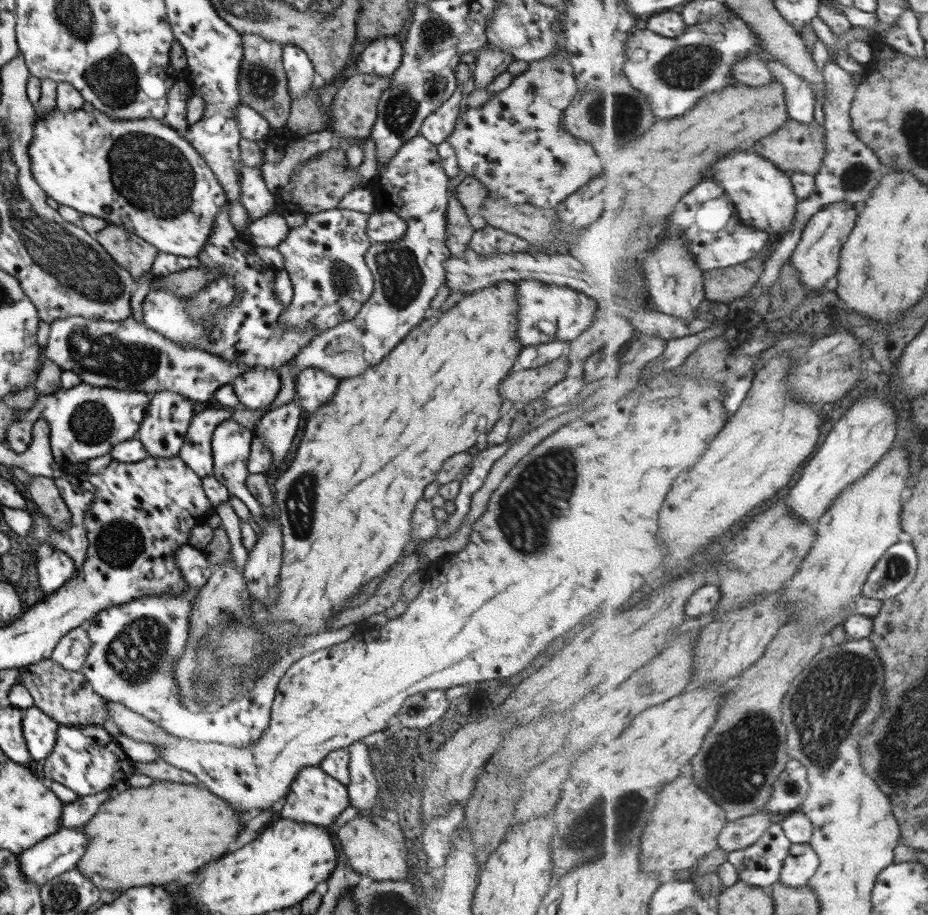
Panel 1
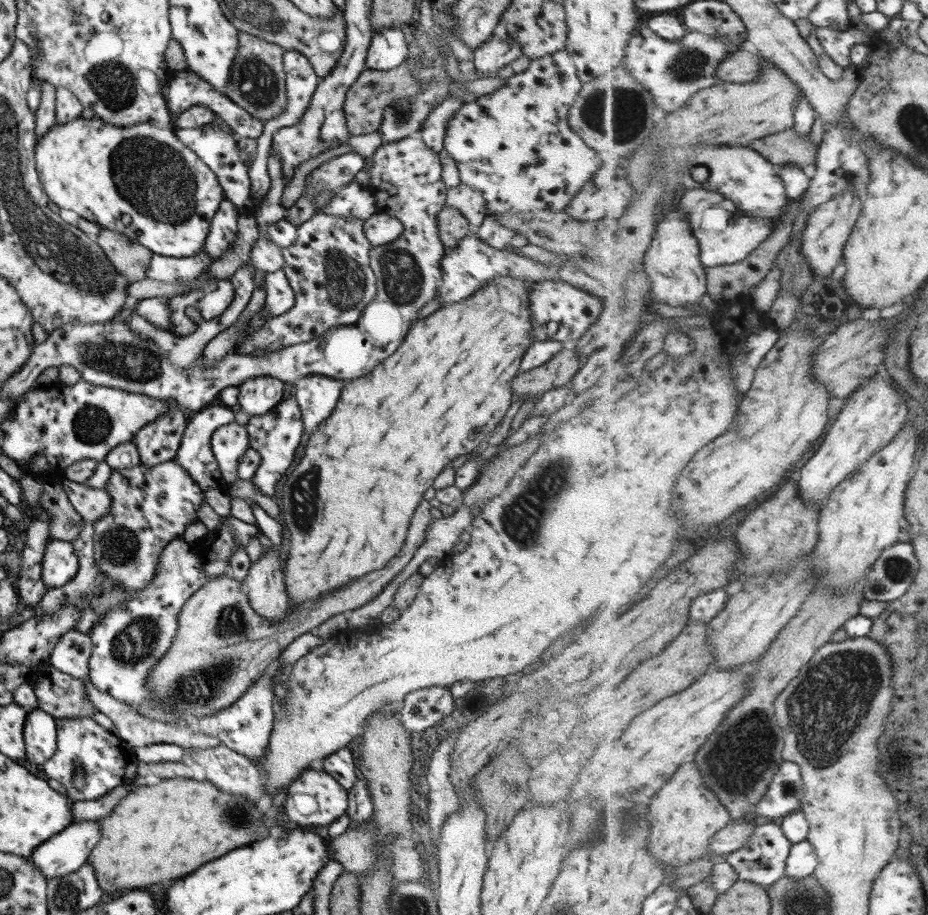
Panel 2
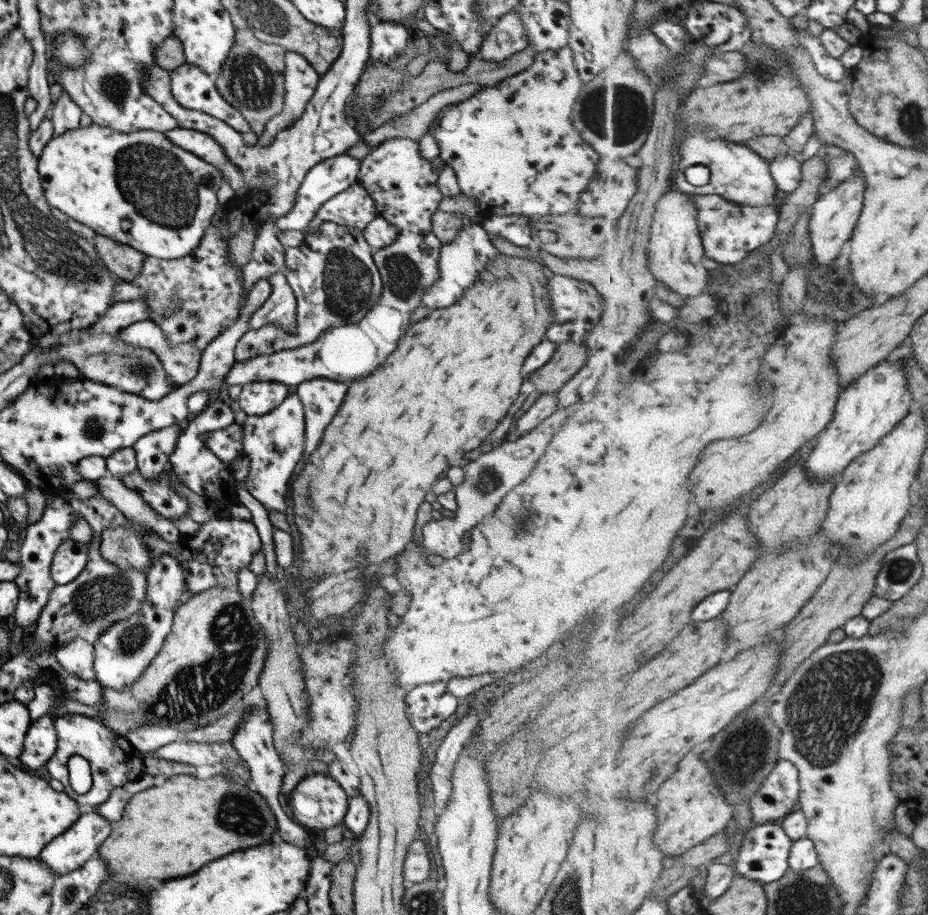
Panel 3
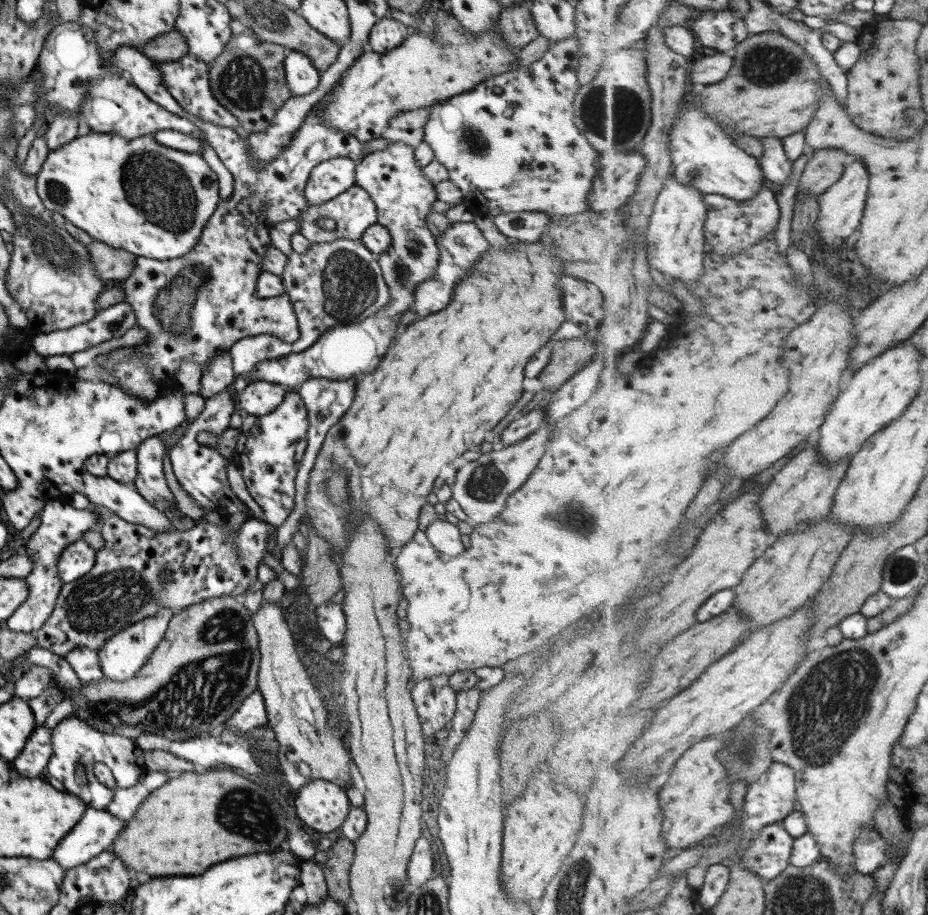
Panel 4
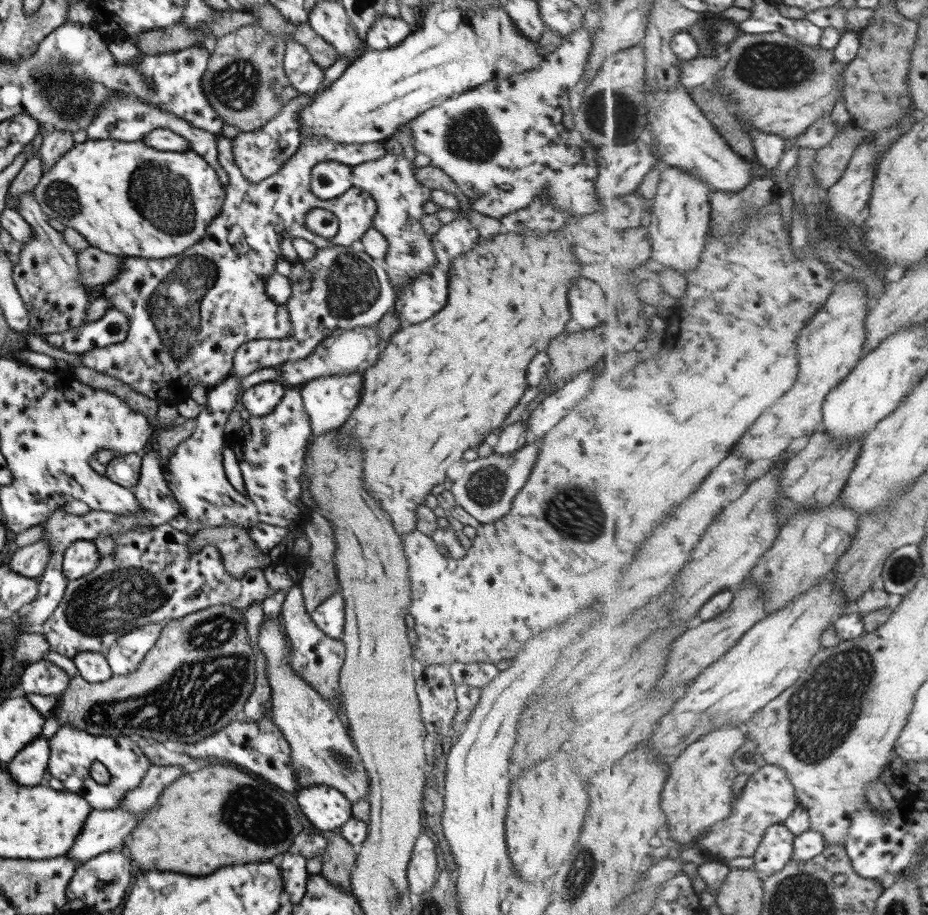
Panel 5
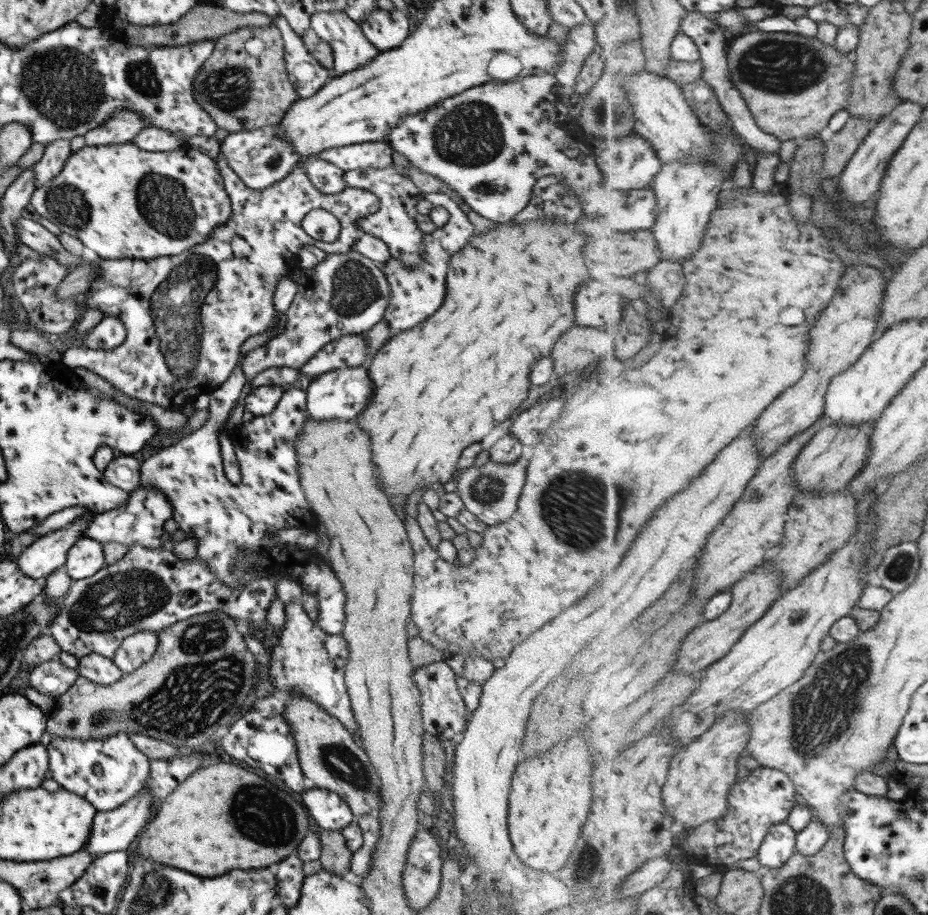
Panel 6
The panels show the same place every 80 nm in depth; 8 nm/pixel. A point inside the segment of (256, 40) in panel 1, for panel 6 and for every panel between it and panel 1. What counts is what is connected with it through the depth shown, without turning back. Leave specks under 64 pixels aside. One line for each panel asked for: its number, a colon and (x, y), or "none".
2: (255, 84)
3: (251, 80)
4: (247, 79)
5: (244, 82)
6: (240, 92)

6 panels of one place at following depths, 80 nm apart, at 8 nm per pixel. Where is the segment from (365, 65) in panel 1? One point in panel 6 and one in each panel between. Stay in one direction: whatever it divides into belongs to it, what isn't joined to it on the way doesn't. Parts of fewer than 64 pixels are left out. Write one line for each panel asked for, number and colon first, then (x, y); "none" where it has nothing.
2: (387, 49)
3: (387, 39)
4: (387, 33)
5: (386, 32)
6: (383, 29)

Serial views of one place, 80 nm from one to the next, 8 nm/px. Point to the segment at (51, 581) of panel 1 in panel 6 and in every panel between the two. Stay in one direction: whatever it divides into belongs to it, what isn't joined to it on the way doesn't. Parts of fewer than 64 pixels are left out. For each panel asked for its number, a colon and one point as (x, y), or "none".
2: (59, 564)
3: (68, 560)
4: (76, 559)
5: (81, 557)
6: (84, 557)

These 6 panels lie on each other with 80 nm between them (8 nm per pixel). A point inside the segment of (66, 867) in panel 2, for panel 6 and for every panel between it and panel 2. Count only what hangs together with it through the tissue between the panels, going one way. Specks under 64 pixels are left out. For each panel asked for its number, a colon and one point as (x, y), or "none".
3: (68, 851)
4: (96, 829)
5: (104, 830)
6: (113, 830)

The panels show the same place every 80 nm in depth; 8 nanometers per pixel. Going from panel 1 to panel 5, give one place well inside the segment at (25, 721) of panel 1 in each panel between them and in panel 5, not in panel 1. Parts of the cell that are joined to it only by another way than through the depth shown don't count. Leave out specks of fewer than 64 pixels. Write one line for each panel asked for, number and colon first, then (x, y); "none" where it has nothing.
2: (39, 730)
3: (39, 743)
4: (34, 755)
5: (27, 766)

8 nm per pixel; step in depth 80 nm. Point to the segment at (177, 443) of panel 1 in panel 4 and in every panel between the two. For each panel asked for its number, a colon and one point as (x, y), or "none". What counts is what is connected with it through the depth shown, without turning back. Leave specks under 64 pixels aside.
2: (157, 442)
3: (152, 451)
4: (149, 483)

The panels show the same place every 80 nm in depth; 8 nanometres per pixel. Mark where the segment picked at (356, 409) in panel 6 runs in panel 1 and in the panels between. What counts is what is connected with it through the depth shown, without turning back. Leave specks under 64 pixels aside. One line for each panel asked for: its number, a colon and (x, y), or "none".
1: (313, 387)
2: (316, 395)
3: (321, 398)
4: (325, 401)
5: (327, 401)

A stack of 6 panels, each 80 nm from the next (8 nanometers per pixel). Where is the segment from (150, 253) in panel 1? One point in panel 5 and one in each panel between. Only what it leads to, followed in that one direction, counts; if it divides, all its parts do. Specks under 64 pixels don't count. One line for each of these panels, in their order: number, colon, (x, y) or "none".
2: (129, 258)
3: (120, 260)
4: (112, 265)
5: (95, 267)

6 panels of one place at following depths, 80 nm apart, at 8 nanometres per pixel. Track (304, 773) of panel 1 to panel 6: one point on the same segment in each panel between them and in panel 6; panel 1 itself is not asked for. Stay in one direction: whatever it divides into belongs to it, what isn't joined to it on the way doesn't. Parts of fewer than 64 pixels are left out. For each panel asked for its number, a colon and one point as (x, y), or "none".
2: (313, 800)
3: (318, 802)
4: (321, 805)
5: (323, 808)
6: (326, 810)

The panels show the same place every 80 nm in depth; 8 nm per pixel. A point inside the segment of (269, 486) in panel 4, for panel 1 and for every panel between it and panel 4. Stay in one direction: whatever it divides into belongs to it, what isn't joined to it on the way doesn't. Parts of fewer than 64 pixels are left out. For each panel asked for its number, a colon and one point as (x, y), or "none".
1: (277, 427)
2: (275, 435)
3: (272, 442)

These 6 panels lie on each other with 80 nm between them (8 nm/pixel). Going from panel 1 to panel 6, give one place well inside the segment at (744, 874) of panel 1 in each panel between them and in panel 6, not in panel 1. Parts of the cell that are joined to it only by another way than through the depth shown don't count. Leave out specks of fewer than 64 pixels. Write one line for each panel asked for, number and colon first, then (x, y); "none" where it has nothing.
2: (763, 860)
3: (764, 854)
4: (769, 856)
5: (776, 850)
6: (779, 846)

